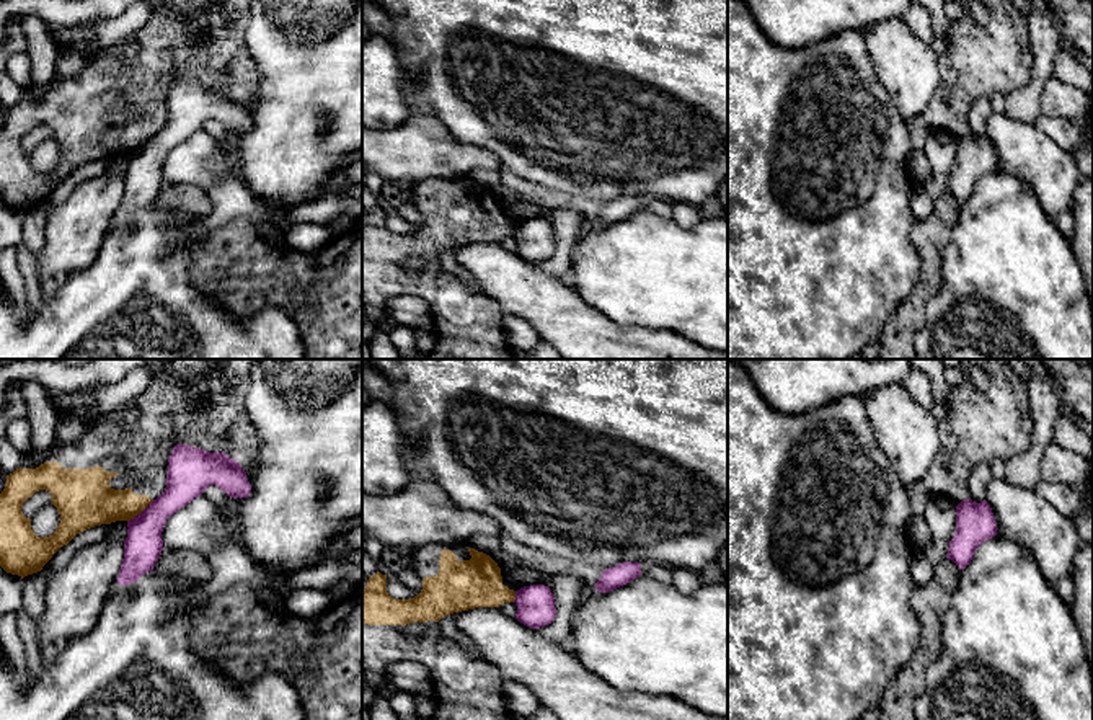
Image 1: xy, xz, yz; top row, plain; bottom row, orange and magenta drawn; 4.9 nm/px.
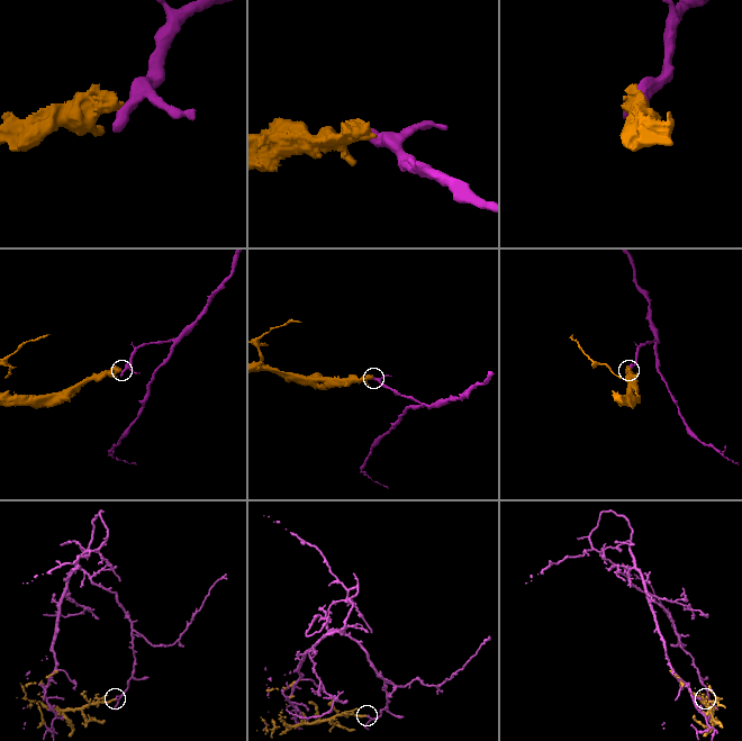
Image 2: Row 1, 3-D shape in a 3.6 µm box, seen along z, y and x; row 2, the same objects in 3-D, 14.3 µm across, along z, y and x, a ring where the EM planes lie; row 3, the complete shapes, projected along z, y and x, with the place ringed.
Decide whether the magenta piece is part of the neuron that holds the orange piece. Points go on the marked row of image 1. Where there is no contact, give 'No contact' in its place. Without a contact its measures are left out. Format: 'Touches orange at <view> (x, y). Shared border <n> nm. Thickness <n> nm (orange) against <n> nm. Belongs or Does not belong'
Touches orange at xy (141, 511). Shared border 170 nm. Thickness 240 nm (orange) against 190 nm. Does not belong

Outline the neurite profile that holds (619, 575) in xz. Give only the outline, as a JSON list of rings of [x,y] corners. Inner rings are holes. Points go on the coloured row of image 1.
[[[623,562],[612,568],[605,568],[600,580],[594,584],[599,593],[608,593],[633,581],[638,576],[641,576],[641,563]]]

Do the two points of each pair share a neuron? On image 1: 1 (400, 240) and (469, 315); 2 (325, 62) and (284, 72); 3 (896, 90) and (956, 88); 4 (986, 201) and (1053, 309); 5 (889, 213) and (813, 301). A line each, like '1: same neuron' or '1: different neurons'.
1: same neuron
2: same neuron
3: different neurons
4: same neuron
5: same neuron

